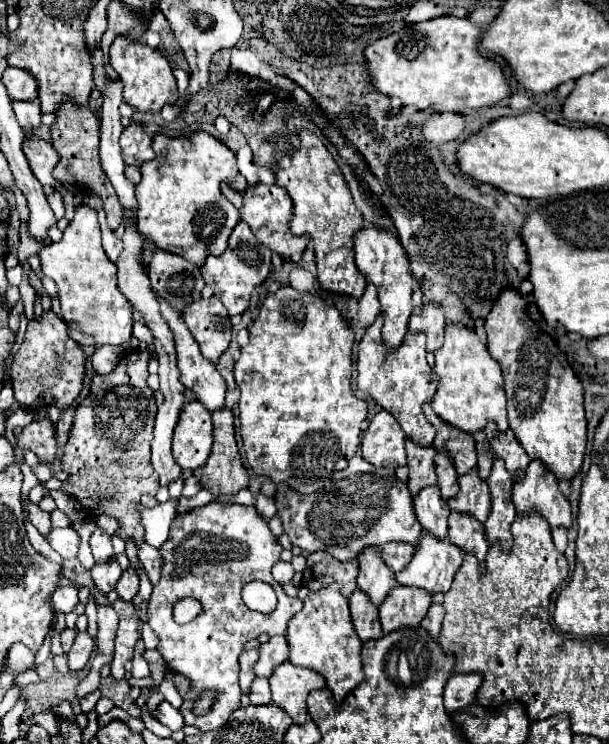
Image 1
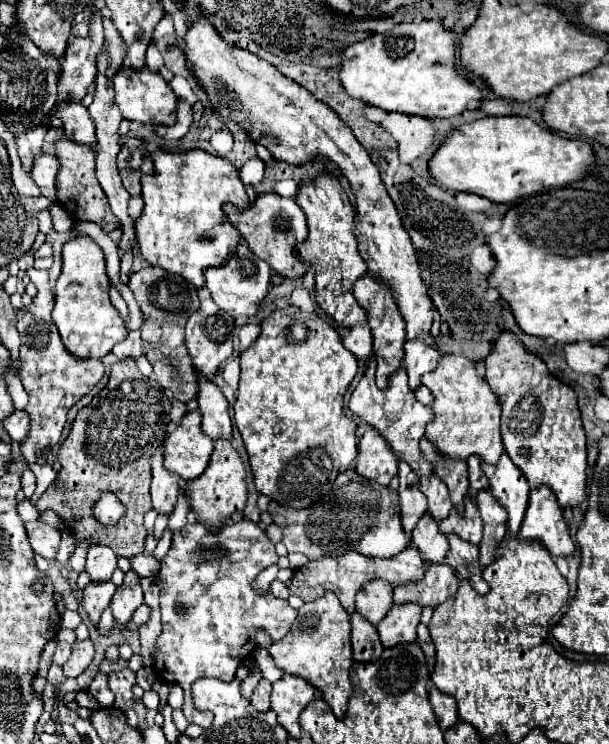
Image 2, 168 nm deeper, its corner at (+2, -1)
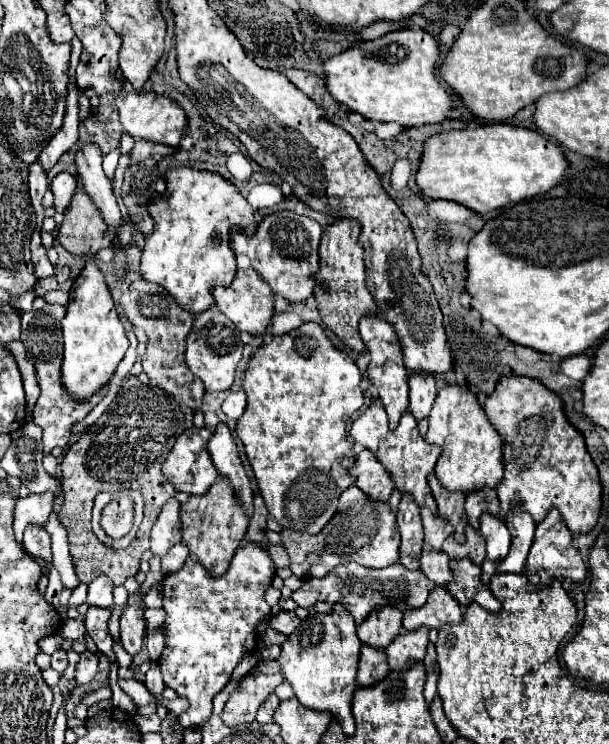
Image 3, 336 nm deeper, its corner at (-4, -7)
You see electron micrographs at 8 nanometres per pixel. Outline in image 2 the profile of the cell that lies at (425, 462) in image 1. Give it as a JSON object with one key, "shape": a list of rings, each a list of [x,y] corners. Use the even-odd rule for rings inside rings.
{"shape":[[[399,462],[399,508],[401,522],[407,540],[411,540],[411,530],[417,526],[419,518],[425,514],[425,496],[419,490],[419,480],[405,462]]]}

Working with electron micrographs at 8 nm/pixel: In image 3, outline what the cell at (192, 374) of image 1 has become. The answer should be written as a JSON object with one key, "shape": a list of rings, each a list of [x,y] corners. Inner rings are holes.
{"shape":[[[217,422],[217,428],[213,430],[213,436],[209,440],[209,454],[213,458],[215,468],[219,470],[221,476],[227,476],[237,492],[237,496],[241,498],[243,508],[247,510],[247,514],[253,514],[253,492],[251,492],[251,484],[247,478],[247,472],[241,464],[239,452],[237,452],[237,444],[233,438],[231,428],[227,426],[227,422]]]}

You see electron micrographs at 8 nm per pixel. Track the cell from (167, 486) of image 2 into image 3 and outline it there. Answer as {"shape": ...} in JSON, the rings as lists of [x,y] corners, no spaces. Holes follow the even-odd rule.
{"shape":[[[173,496],[159,512],[159,520],[151,532],[151,552],[155,556],[163,556],[169,546],[181,540],[181,522],[179,522],[179,500]]]}

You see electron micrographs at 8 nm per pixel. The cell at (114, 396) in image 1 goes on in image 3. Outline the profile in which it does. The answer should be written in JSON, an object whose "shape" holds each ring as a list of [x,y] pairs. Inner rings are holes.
{"shape":[[[127,376],[121,390],[115,396],[115,400],[109,404],[109,408],[103,412],[103,416],[93,426],[89,426],[89,430],[83,432],[81,438],[73,446],[69,446],[67,454],[61,460],[61,484],[65,488],[65,504],[63,504],[63,510],[59,512],[59,520],[67,528],[71,558],[75,562],[75,572],[81,582],[89,584],[95,576],[105,574],[113,580],[115,586],[119,586],[125,582],[125,578],[135,576],[139,572],[141,556],[149,548],[151,526],[155,524],[165,500],[175,494],[173,484],[161,472],[161,464],[169,456],[175,440],[187,430],[185,424],[187,422],[181,412],[181,406],[173,396],[167,396],[167,392],[163,392],[159,386],[141,384],[135,376]],[[125,488],[139,490],[143,494],[145,518],[143,518],[143,524],[141,524],[135,540],[127,548],[113,550],[95,538],[95,534],[91,530],[91,508],[93,508],[93,500],[95,500],[97,492],[115,492],[115,490],[125,490]]]}

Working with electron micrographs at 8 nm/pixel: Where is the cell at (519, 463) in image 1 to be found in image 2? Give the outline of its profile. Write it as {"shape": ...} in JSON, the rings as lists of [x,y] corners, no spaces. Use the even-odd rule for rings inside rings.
{"shape":[[[505,452],[497,464],[483,466],[483,472],[489,480],[491,494],[507,510],[507,538],[517,538],[531,490],[525,486],[525,480],[517,472],[517,466],[509,462],[509,456]]]}

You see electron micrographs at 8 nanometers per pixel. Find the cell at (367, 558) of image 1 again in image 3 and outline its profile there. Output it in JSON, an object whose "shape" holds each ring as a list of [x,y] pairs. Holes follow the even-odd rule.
{"shape":[[[377,608],[357,628],[359,640],[373,648],[387,648],[387,644],[401,632],[403,612],[399,608]]]}

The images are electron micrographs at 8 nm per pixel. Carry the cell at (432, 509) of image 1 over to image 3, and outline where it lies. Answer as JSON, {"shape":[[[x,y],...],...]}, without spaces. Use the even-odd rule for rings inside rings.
{"shape":[[[427,544],[423,546],[421,554],[421,568],[425,576],[435,582],[437,586],[447,586],[451,580],[451,570],[449,570],[449,556],[445,552],[431,552]]]}

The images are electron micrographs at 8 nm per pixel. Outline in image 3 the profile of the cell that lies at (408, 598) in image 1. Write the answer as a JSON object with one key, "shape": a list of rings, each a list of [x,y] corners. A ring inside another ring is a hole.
{"shape":[[[421,628],[421,632],[405,632],[399,634],[387,648],[387,660],[389,668],[407,668],[409,664],[425,658],[425,648],[429,644],[427,628]]]}

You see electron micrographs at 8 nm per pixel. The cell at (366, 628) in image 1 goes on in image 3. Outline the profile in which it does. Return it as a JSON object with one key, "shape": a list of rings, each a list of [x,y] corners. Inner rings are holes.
{"shape":[[[363,644],[359,658],[359,672],[357,672],[359,686],[371,686],[383,680],[387,672],[389,672],[389,664],[385,650],[379,652],[379,648],[367,648],[367,644]]]}

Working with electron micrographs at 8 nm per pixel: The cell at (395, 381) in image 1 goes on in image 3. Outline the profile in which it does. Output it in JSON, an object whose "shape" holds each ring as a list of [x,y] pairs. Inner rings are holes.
{"shape":[[[375,400],[353,424],[351,424],[351,432],[349,436],[363,444],[365,448],[369,448],[377,460],[391,472],[393,480],[395,480],[395,486],[401,490],[401,492],[411,492],[415,502],[419,506],[429,506],[433,512],[435,510],[435,498],[431,496],[431,488],[427,484],[427,476],[433,472],[433,466],[441,454],[441,450],[435,446],[435,444],[427,444],[425,436],[419,432],[417,428],[417,420],[411,416],[411,412],[407,410],[401,420],[399,420],[399,426],[395,430],[389,428],[389,422],[387,422],[387,412],[383,412],[383,404],[379,404],[379,400]]]}

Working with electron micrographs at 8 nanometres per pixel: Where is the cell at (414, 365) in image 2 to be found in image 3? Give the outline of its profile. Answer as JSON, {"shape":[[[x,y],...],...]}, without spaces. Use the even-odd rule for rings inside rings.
{"shape":[[[413,372],[409,378],[409,410],[411,414],[421,420],[429,414],[437,388],[435,378],[429,372]]]}

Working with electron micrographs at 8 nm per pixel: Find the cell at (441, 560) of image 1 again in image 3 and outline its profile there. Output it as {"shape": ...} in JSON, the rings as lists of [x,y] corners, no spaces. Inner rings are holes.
{"shape":[[[435,586],[423,608],[413,608],[403,616],[403,628],[405,630],[417,630],[419,626],[441,628],[445,624],[459,624],[461,620],[463,612],[459,602],[451,596],[447,588]]]}

